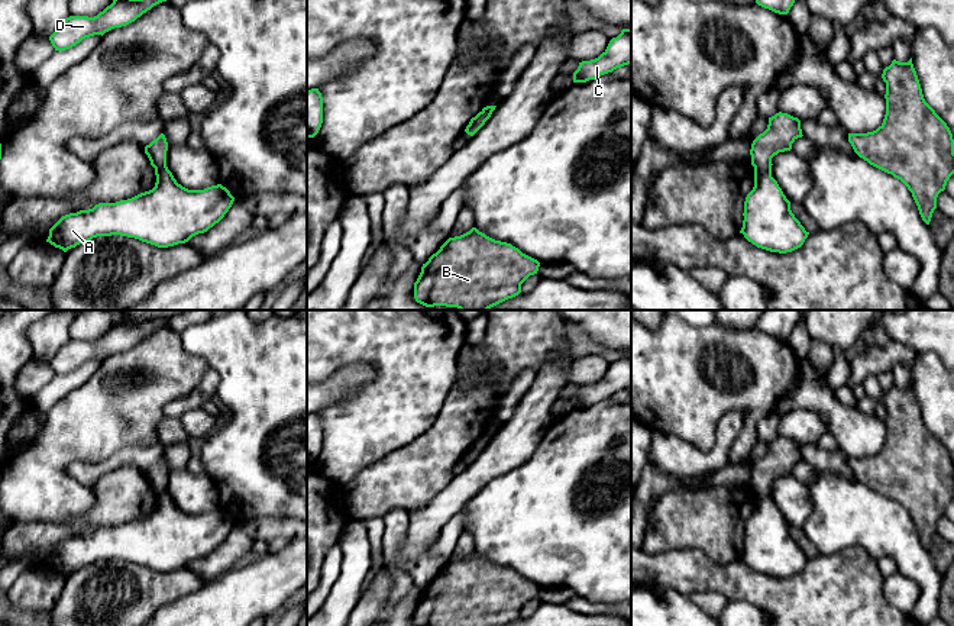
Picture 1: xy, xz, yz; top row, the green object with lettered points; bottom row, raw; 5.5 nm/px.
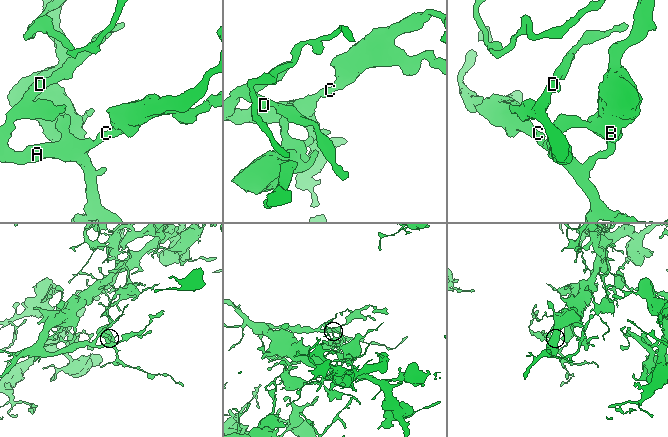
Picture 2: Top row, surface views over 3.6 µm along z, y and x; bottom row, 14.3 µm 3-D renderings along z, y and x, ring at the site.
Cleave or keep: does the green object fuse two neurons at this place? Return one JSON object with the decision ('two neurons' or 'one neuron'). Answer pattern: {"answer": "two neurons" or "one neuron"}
{"answer": "two neurons"}

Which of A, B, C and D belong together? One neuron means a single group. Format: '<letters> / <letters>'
A C D / B

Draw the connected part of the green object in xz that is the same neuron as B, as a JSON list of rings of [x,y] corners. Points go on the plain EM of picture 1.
[[[472,552],[449,562],[421,591],[414,607],[415,626],[505,626],[521,617],[521,609],[537,598],[540,587],[511,568],[495,565]]]

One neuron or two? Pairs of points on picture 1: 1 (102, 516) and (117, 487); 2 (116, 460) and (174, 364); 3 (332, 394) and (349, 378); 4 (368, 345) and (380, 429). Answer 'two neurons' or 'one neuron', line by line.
1: one neuron
2: two neurons
3: one neuron
4: one neuron

